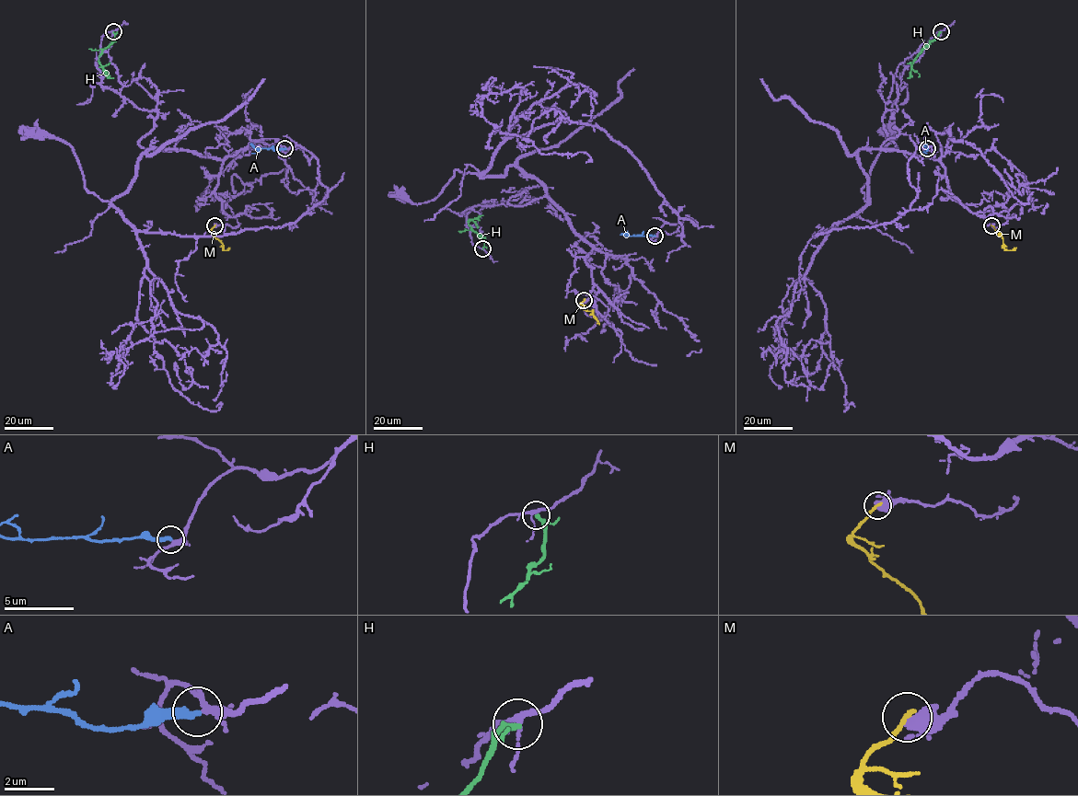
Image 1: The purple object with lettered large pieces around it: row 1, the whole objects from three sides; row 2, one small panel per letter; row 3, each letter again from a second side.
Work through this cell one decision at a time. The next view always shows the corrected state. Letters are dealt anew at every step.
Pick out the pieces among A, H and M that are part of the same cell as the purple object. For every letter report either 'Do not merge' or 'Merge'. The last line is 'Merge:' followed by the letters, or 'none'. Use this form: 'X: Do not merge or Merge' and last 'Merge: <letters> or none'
A: Merge
H: Do not merge
M: Do not merge
Merge: A

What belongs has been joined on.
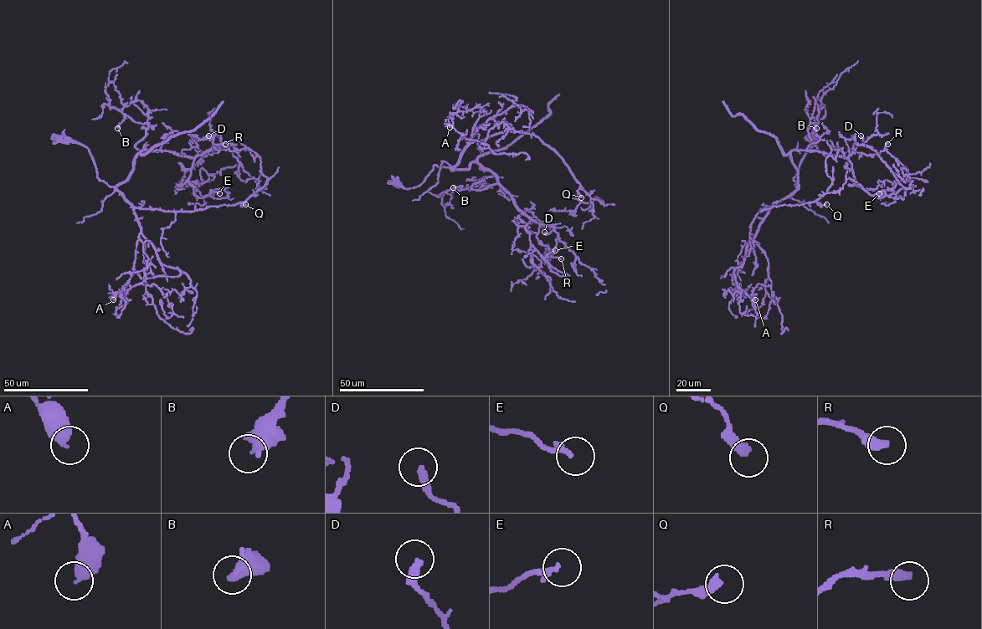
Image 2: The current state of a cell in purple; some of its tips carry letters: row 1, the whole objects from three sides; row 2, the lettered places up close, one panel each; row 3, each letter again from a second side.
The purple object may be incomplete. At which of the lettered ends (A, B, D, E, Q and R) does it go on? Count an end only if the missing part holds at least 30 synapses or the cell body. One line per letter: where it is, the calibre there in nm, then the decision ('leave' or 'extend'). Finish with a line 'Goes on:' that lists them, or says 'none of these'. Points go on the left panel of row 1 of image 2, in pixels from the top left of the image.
A: place (113, 299); calibre 460 nm; leave
B: place (117, 128); calibre 480 nm; leave
D: place (208, 135); calibre 320 nm; leave
E: place (219, 193); calibre 200 nm; leave
Q: place (245, 204); calibre 360 nm; leave
R: place (225, 144); calibre 400 nm; extend
Goes on: R

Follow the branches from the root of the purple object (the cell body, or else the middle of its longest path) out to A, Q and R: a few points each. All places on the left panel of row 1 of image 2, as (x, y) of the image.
A: (123, 196), (140, 224), (139, 238), (148, 262), (144, 270), (146, 278), (127, 289), (113, 293), (113, 299)
Q: (123, 196), (136, 207), (171, 212), (191, 212), (243, 201), (242, 205), (245, 204)
R: (123, 196), (116, 187), (127, 177), (142, 150), (195, 157), (203, 152), (212, 155), (225, 144)

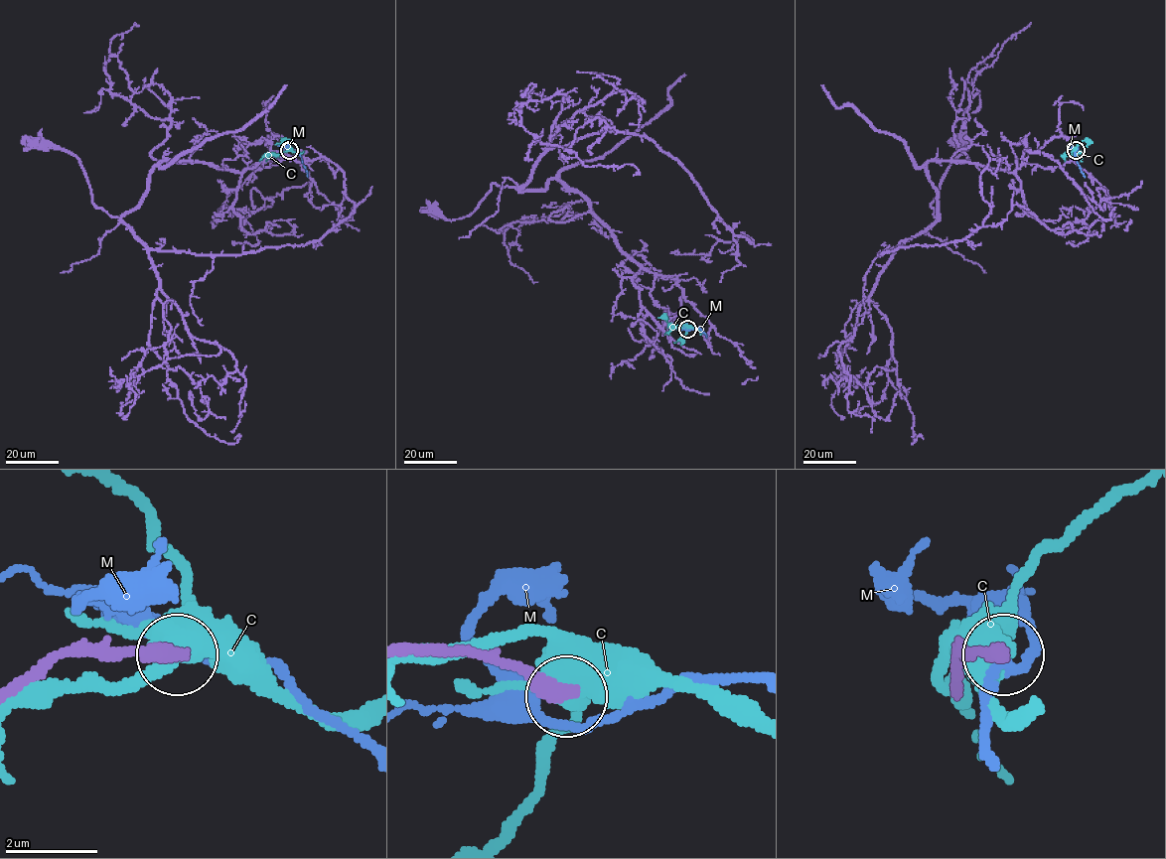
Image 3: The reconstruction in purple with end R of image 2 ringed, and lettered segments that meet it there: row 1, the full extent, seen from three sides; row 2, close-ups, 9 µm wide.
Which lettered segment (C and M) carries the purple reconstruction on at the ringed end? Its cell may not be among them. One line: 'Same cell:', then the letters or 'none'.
Same cell: none

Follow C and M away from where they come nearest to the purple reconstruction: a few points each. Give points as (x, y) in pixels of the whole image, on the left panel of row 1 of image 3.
C: (288, 150), (265, 155), (259, 161)
M: (287, 149), (300, 156), (308, 177)

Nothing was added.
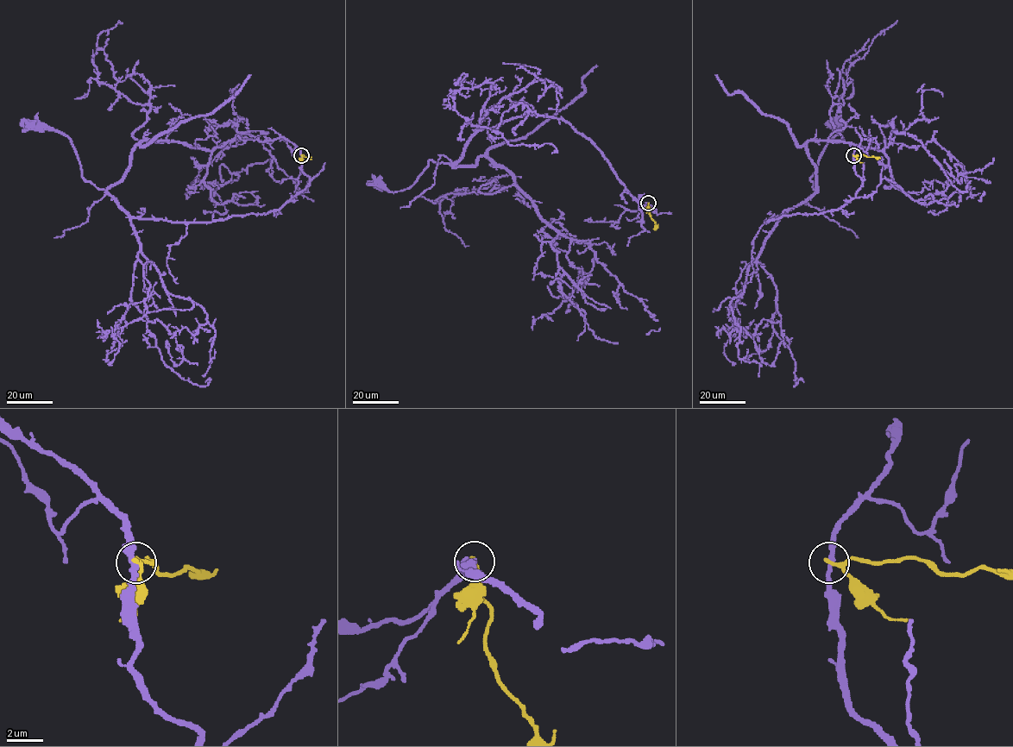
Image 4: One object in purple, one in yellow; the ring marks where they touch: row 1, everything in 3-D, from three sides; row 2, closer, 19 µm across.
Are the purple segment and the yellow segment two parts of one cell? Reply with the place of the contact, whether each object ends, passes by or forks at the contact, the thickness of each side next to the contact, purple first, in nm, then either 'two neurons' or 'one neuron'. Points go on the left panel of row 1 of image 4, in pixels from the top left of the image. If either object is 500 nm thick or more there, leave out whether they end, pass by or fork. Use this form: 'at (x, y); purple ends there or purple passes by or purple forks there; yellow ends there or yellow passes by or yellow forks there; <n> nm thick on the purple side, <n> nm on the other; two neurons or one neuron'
at (301, 155); purple passes by; yellow passes by; 280 nm thick on the purple side, 170 nm on the other; two neurons

